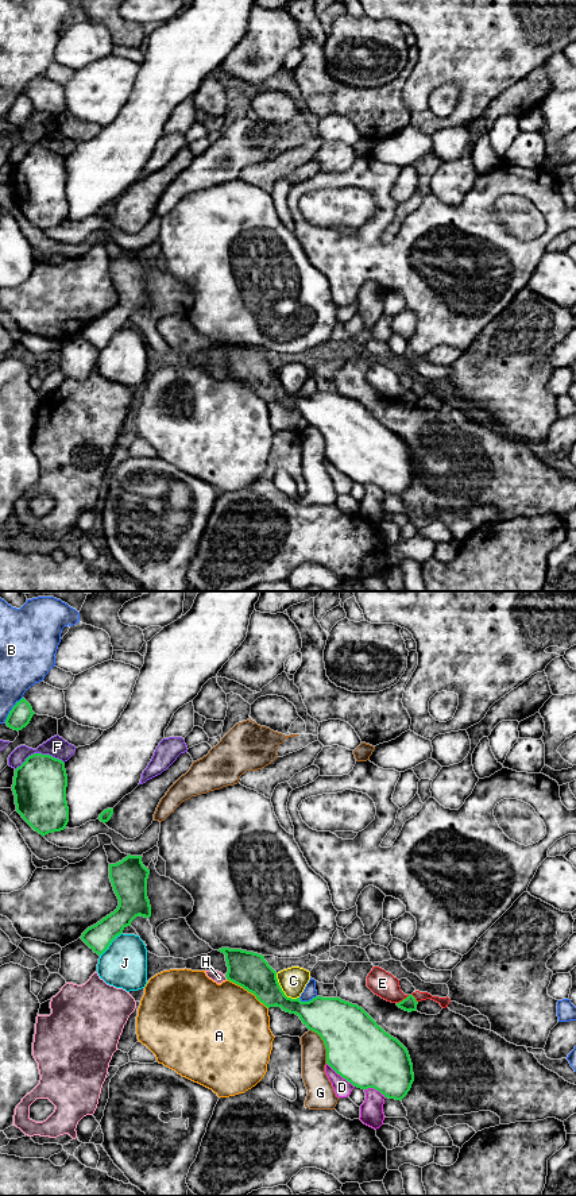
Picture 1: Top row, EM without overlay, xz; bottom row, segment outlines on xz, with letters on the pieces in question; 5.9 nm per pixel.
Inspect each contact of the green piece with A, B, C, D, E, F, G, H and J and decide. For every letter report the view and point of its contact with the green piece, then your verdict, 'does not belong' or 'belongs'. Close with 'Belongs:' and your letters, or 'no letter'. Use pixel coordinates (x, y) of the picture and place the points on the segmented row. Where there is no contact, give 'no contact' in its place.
A: meets green in xz at (247, 990); does not belong
B: meets green in xz at (12, 709); does not belong
C: meets green in xz at (282, 991); does not belong
D: meets green in xz at (340, 1075); does not belong
E: meets green in xz at (404, 999); does not belong
F: meets green in xz at (39, 753); does not belong
G: meets green in xz at (324, 1044); does not belong
H: meets green in xz at (225, 976); does not belong
J: meets green in xz at (109, 944); does not belong
Belongs: no letter

